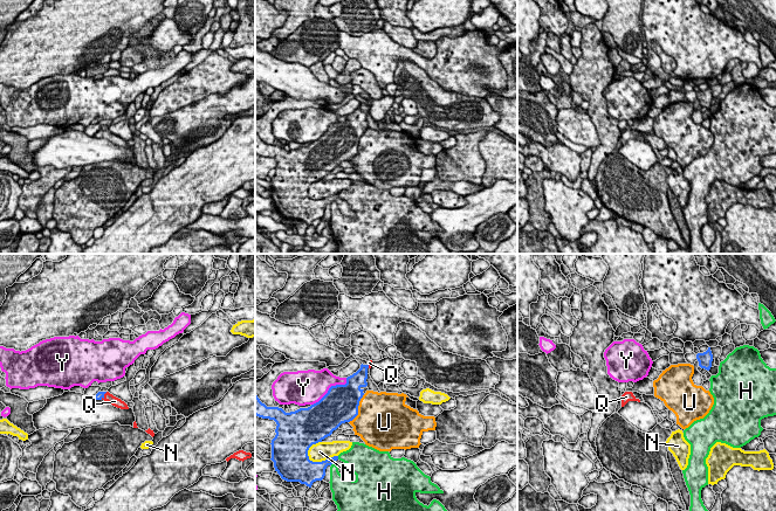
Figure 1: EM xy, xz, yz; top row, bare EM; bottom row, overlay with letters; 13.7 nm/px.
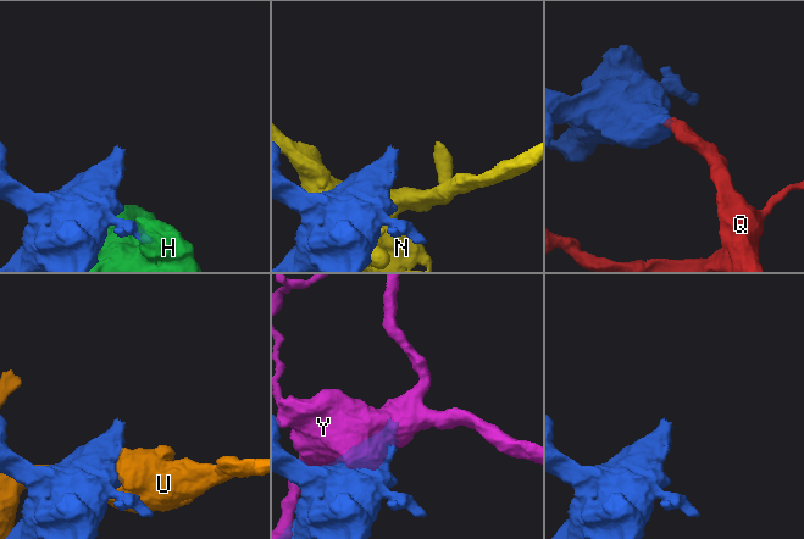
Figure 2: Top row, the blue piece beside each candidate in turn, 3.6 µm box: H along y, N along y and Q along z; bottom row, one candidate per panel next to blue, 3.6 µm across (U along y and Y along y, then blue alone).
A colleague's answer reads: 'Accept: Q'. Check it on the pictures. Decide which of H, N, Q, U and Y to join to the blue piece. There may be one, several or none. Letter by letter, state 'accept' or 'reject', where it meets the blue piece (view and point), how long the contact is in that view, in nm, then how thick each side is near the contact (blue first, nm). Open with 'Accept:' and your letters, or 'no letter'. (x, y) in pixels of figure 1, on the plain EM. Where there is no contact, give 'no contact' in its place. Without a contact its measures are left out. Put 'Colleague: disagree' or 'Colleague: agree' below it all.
Accept: Q
H: reject; contact xz (332, 201); length 90 nm; calibres 260 and 200 nm
N: reject; contact xz (320, 200); length 440 nm; calibres 340 and 260 nm
Q: accept; contact xy (103, 133); length 140 nm; calibres 100 and 130 nm
U: reject; contact xz (357, 146); length 460 nm; calibres 500 and 480 nm
Y: reject; contact xz (330, 125); length 600 nm; calibres 460 and 420 nm
Colleague: agree

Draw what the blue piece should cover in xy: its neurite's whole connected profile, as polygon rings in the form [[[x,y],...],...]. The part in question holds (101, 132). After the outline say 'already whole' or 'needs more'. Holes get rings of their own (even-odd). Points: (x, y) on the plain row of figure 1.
[[[98,130],[95,133],[96,138],[104,138],[108,139],[109,141],[111,141],[112,144],[121,146],[121,147],[129,147],[128,143],[122,139],[121,137],[114,134],[112,132],[110,132],[109,130]]]; needs more

